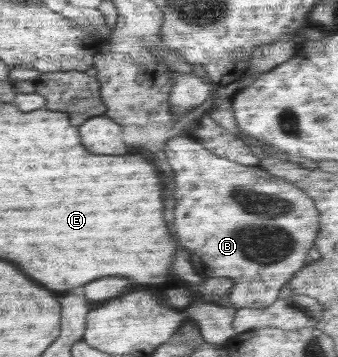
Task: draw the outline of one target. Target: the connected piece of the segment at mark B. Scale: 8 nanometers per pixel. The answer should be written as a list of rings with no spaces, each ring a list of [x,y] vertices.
[[[188,133],[175,135],[165,144],[165,158],[167,158],[167,166],[175,172],[175,186],[169,188],[169,192],[177,198],[177,206],[175,206],[175,220],[173,220],[173,228],[175,234],[179,236],[179,242],[191,252],[191,262],[193,268],[199,272],[203,278],[230,278],[235,282],[232,291],[228,295],[231,300],[231,307],[235,309],[258,309],[268,308],[276,302],[286,290],[287,282],[293,278],[293,274],[299,272],[301,268],[310,262],[308,252],[314,246],[317,232],[319,232],[319,216],[320,212],[315,208],[312,198],[309,198],[305,191],[297,188],[293,183],[287,182],[282,178],[274,177],[266,170],[263,170],[259,165],[245,166],[235,161],[230,161],[228,158],[217,156],[210,150],[205,150],[205,147],[198,139],[193,139]]]

